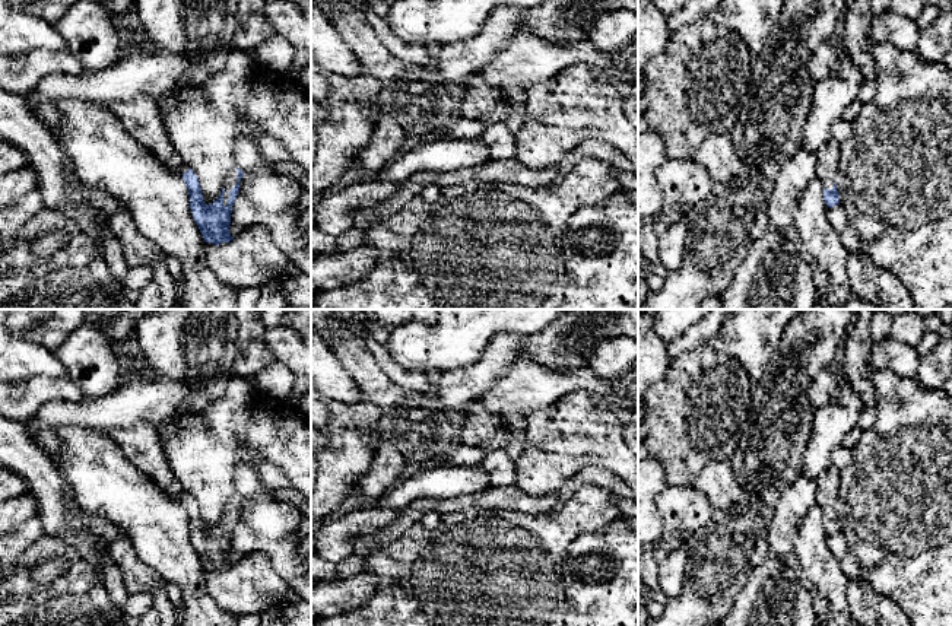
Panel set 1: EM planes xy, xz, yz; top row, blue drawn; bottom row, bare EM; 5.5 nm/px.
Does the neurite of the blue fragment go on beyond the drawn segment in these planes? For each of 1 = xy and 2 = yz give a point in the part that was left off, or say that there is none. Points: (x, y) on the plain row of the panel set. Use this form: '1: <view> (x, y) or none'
1: xy (232, 504)
2: yz (827, 486)

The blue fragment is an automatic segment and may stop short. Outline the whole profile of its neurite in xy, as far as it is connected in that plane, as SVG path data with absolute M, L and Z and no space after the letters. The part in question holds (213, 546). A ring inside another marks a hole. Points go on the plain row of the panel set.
M187 492L183 498L183 506L190 521L190 536L203 566L216 572L232 568L234 563L229 560L231 540L244 498L239 495L232 496L226 502L222 519L210 531L203 527L201 514L194 498Z

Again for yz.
M832 464L821 477L816 479L816 502L824 512L824 527L828 534L840 531L837 517L840 487L840 470Z

